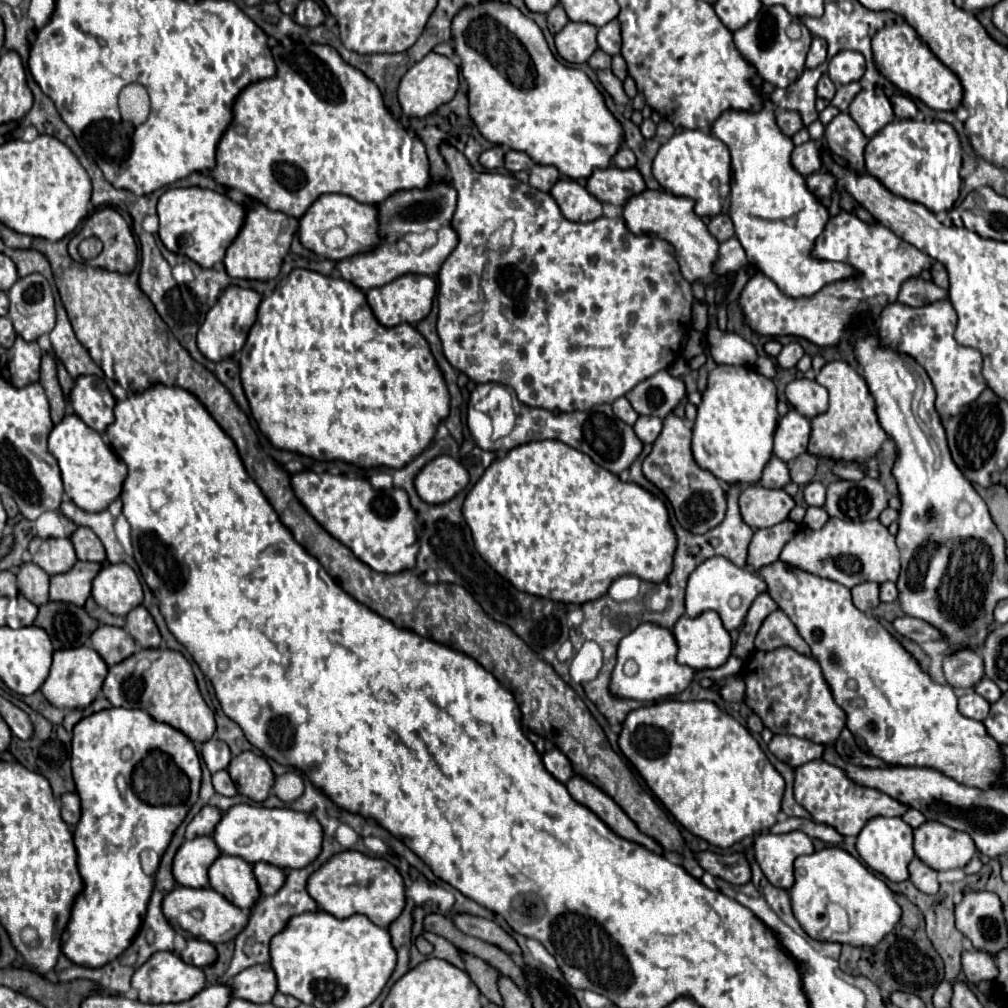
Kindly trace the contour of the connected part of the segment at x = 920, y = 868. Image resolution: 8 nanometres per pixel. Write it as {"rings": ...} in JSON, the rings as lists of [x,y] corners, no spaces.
{"rings":[[[912,858],[912,862],[908,864],[908,872],[910,872],[910,882],[926,894],[936,894],[940,884],[938,884],[938,872],[928,868],[922,860]]]}

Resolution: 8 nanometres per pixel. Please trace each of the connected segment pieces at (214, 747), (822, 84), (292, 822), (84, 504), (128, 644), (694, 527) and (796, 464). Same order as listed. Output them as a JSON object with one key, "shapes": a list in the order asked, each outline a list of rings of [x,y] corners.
{"shapes":[[[[214,736],[208,742],[204,742],[202,758],[204,758],[208,770],[214,774],[214,772],[220,772],[220,770],[228,768],[230,760],[232,760],[232,754],[230,754],[230,748]]],[[[824,74],[824,76],[820,78],[820,82],[818,82],[816,92],[818,92],[820,98],[824,98],[824,100],[832,100],[832,98],[834,98],[834,92],[836,92],[836,86],[834,86],[832,80]]],[[[238,804],[224,812],[222,820],[214,830],[214,840],[222,854],[240,856],[250,864],[260,860],[274,864],[278,868],[304,868],[316,860],[322,852],[322,826],[316,816],[308,812],[294,812],[288,808],[264,808],[264,806],[250,806]]],[[[68,414],[58,426],[54,426],[48,438],[48,450],[60,464],[66,494],[82,510],[106,510],[120,496],[124,478],[128,474],[126,464],[118,460],[102,436],[96,430],[88,428],[76,414]]],[[[100,626],[92,634],[92,648],[108,666],[114,666],[136,652],[136,642],[124,628]]],[[[674,412],[664,418],[664,426],[656,442],[652,444],[652,452],[642,462],[644,476],[656,484],[666,498],[670,500],[676,520],[694,534],[704,534],[710,528],[718,526],[724,520],[726,514],[726,494],[718,478],[714,478],[708,470],[702,470],[690,450],[690,438],[692,430],[686,426],[682,418],[678,418]]],[[[804,452],[800,456],[796,456],[794,460],[788,462],[788,470],[790,470],[790,480],[794,484],[802,484],[806,486],[812,478],[814,478],[814,472],[816,472],[816,464],[818,464],[818,458],[810,452]]]]}

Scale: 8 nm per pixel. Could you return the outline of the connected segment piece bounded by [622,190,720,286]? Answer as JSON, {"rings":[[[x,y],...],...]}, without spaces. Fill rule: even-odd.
{"rings":[[[646,190],[634,198],[630,198],[622,210],[626,226],[634,234],[656,234],[670,242],[676,250],[680,272],[684,280],[700,282],[700,284],[716,284],[718,274],[714,272],[714,264],[718,262],[718,240],[708,232],[708,226],[694,212],[694,202],[690,198],[680,198],[668,192]]]}

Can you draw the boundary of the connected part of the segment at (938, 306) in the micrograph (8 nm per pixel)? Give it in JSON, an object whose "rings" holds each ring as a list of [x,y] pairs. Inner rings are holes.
{"rings":[[[948,300],[924,304],[920,308],[892,302],[880,312],[876,324],[884,346],[890,346],[892,350],[902,354],[910,354],[918,364],[926,368],[938,394],[936,410],[942,422],[946,422],[950,416],[956,416],[964,404],[976,400],[984,392],[986,380],[982,376],[982,354],[974,348],[960,346],[954,340],[956,312]]]}

